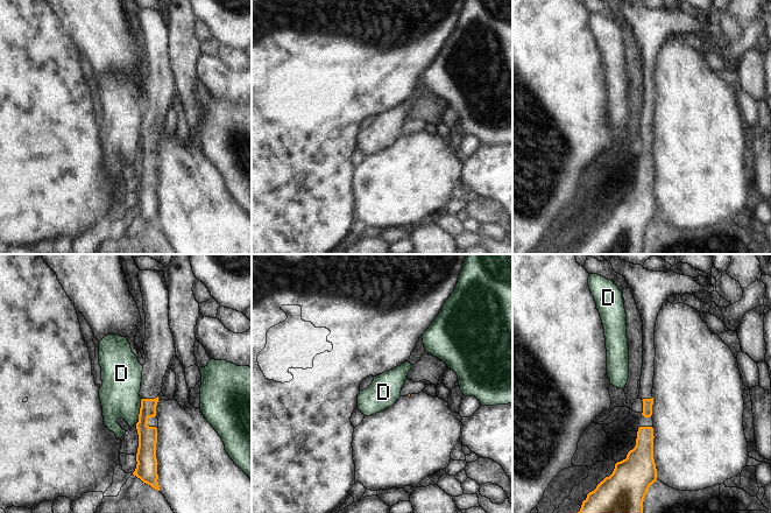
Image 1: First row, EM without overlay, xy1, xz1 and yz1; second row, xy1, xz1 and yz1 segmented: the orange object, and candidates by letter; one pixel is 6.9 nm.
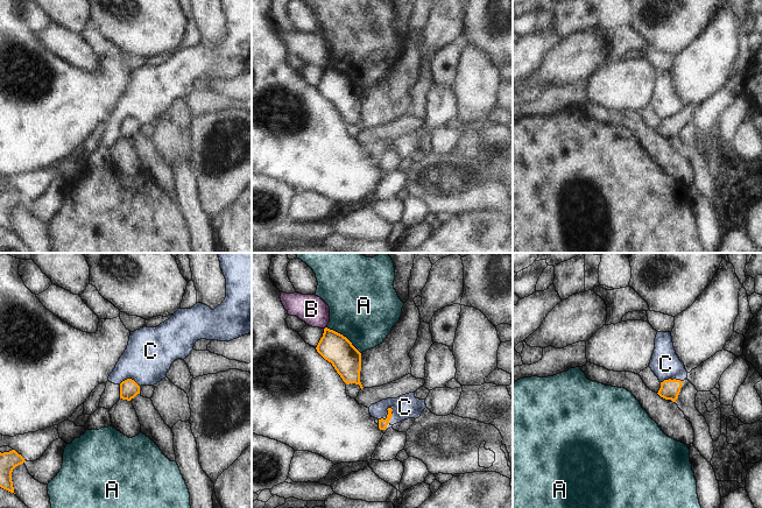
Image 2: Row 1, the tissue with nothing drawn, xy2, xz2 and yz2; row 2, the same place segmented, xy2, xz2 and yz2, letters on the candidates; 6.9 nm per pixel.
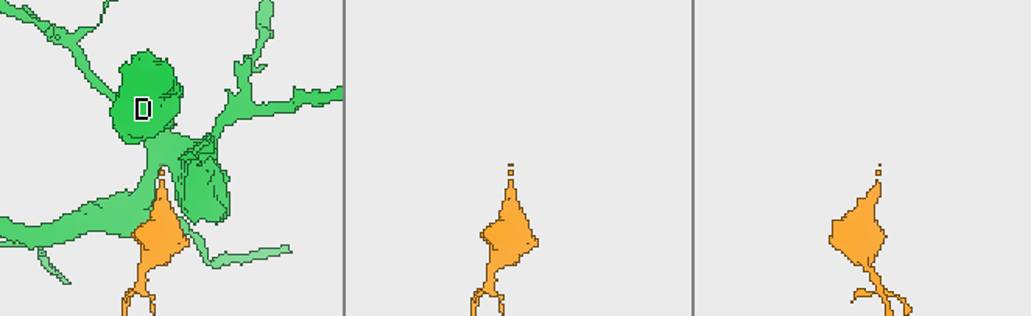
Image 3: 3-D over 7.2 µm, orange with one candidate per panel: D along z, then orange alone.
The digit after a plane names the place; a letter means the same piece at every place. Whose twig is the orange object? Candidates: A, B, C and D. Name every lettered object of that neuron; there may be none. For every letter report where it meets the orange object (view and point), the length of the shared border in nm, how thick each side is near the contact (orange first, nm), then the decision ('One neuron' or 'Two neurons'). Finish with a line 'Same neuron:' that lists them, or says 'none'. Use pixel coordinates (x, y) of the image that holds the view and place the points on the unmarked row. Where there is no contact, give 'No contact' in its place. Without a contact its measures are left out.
A: Touches orange at xz2 (343, 75). Shared border 300 nm. Thickness 200 nm (orange) against 480 nm. Two neurons
B: Touches orange at xz2 (325, 66). Shared border 30 nm. Thickness 200 nm (orange) against 200 nm. Two neurons
C: Touches orange at xz2 (388, 153). Shared border 130 nm. Thickness 60 nm (orange) against 160 nm. Two neurons
D: Touches orange at xy1 (140, 147). Shared border 140 nm. Thickness 130 nm (orange) against 280 nm. Two neurons
Same neuron: none

